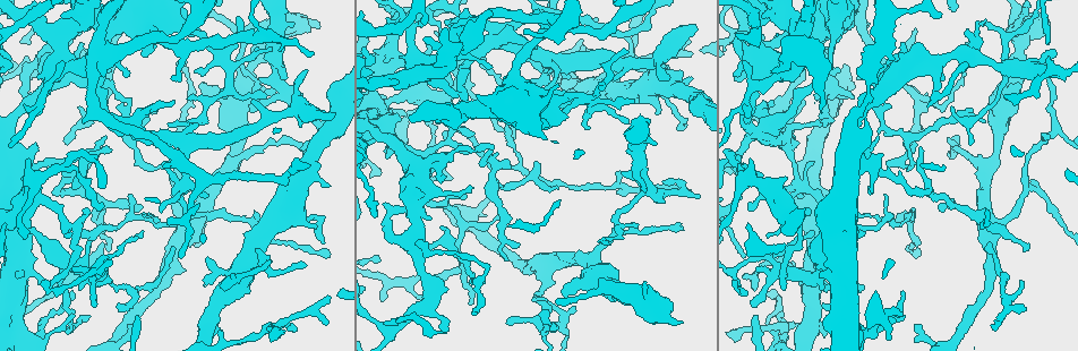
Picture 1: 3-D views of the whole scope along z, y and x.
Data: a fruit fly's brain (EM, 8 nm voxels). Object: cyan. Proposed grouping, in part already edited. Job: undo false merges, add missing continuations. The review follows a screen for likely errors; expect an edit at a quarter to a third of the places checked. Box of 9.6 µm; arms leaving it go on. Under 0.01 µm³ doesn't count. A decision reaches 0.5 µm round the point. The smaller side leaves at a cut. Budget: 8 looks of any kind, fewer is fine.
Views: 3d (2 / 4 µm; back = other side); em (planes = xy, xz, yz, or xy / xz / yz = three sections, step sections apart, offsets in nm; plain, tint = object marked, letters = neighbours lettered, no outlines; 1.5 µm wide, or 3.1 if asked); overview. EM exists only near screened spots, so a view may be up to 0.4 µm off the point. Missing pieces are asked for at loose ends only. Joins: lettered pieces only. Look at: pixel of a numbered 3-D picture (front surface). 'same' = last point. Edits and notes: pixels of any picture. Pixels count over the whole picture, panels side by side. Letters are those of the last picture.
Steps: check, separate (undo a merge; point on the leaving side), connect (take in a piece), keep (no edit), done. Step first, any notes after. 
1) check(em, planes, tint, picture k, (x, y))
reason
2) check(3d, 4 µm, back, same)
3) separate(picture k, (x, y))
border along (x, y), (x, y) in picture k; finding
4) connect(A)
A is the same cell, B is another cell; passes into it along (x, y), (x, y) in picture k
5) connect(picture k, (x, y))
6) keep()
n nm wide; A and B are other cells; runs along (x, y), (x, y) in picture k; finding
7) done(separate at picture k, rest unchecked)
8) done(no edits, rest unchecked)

check(em, xz, step 4, letters, picture 1, (263, 87))
free end

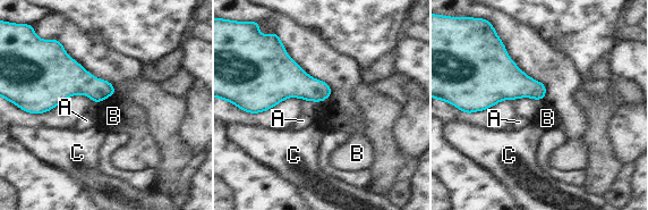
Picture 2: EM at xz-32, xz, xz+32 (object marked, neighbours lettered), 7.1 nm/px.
check(em, planes, letters, same)
another direction

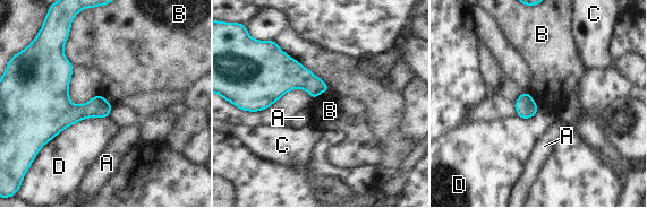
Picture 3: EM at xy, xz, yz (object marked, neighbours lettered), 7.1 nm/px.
keep()
A, B, C and D are other cells; border along (69, 28), (64, 54), (74, 66) in picture 3; none of them fits

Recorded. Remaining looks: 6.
check(em, xy, step 4, letters, picture 1, (1027, 188))
side arm on a straight run

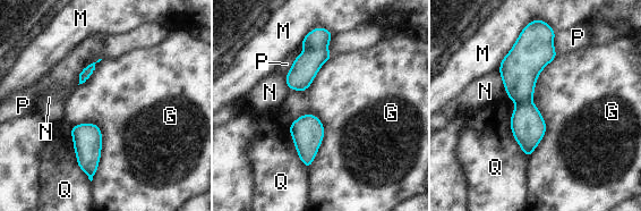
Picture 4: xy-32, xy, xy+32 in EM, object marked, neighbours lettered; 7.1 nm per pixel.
keep()
G, M, N, P and Q are other cells; runs along (550, 38), (524, 64), (527, 152) in picture 4; continuous, no second neuron

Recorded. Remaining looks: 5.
check(3d, 2 µm, back, picture 1, (1023, 250))
free end

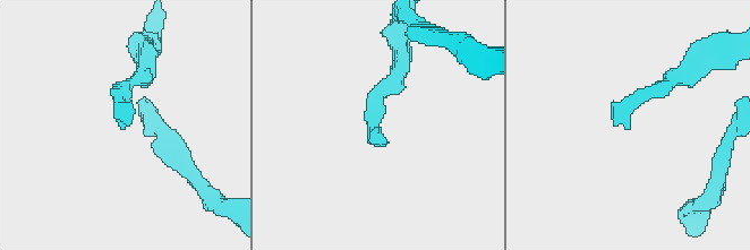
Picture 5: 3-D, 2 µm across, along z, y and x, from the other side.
check(em, planes, plain, picture 5, (377, 133))

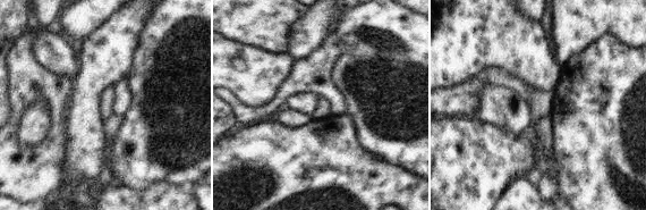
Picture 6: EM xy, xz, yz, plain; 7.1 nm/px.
check(em, planes, letters, same)

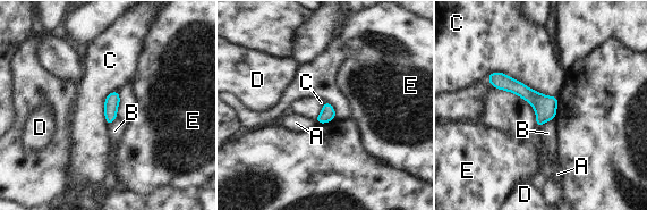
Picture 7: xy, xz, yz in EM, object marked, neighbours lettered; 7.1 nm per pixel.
keep()
A, B, C, D and E are other cells; none of them fits

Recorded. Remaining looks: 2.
done(no edits, rest unchecked)

